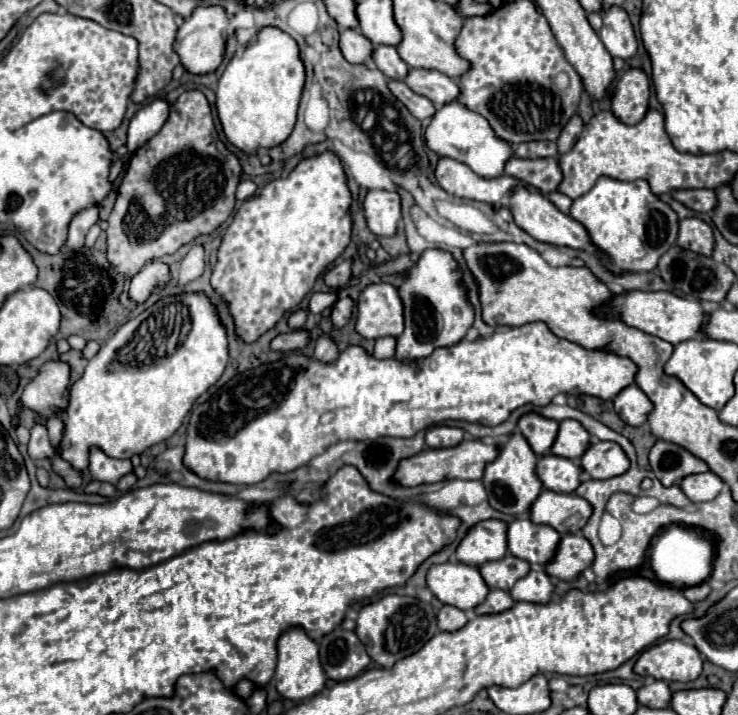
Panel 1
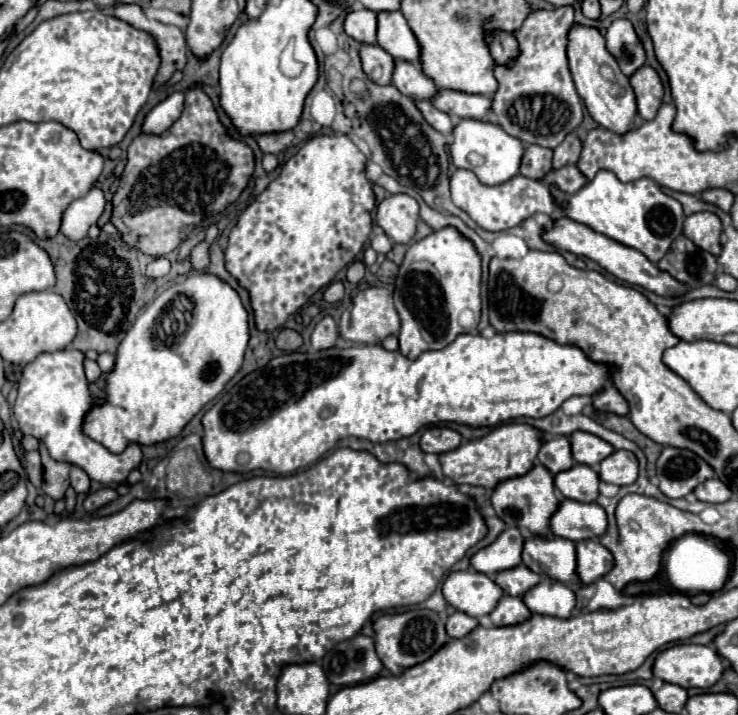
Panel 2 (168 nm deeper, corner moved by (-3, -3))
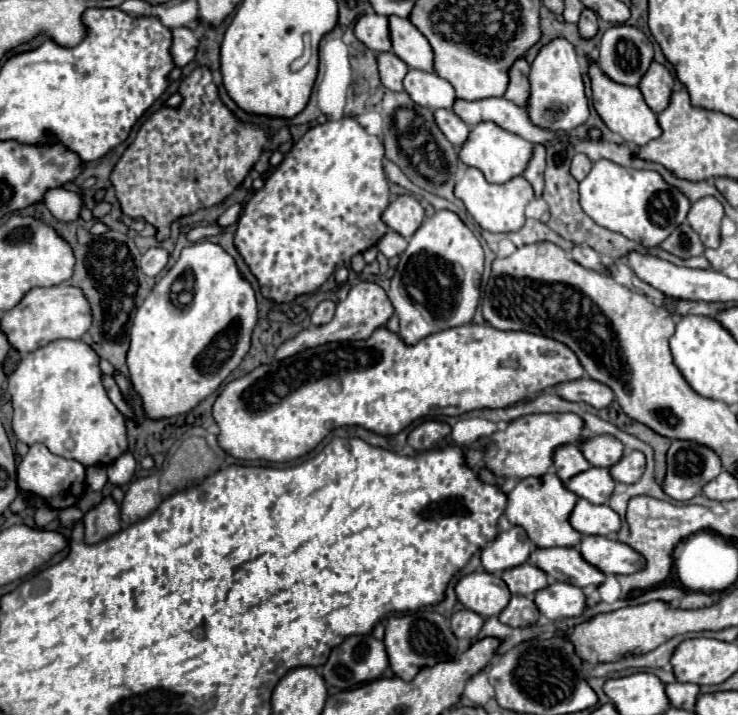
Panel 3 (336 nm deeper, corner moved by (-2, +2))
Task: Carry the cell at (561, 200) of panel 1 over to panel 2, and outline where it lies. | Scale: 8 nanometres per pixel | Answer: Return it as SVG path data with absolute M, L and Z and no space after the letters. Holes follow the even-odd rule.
M458 169L450 179L450 189L452 189L454 205L466 211L486 231L506 231L506 229L520 225L524 219L532 217L534 213L556 211L556 203L552 203L552 195L548 187L524 175L516 175L502 185L488 187L488 185L482 185L472 171Z

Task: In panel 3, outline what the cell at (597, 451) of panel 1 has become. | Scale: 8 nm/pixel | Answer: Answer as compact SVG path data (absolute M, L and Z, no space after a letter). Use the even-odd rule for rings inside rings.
M631 450L627 454L623 454L623 458L609 468L611 478L615 478L615 482L623 482L623 484L633 484L641 478L645 470L645 458L641 452Z

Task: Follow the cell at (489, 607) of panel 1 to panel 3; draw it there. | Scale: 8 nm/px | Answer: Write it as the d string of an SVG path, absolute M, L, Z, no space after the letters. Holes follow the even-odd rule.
M511 596L509 604L501 610L501 614L497 618L499 618L499 622L503 622L511 628L527 628L539 620L539 610L531 598Z

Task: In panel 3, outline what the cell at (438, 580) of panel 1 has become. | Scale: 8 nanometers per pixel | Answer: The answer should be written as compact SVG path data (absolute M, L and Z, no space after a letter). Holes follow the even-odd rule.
M485 570L463 576L455 584L455 594L465 608L481 616L497 616L511 598L509 588L499 574L489 574Z

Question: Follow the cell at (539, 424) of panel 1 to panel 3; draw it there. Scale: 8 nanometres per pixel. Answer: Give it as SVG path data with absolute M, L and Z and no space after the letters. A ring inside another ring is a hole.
M575 444L559 446L553 452L553 470L559 474L563 482L567 482L571 476L587 470L591 464L585 460L581 450Z

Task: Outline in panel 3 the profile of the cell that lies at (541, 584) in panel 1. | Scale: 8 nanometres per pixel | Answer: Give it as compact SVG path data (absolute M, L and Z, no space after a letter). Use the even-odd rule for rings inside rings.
M553 582L551 586L547 586L547 590L539 590L533 600L539 612L549 620L581 616L585 608L583 590L567 582Z

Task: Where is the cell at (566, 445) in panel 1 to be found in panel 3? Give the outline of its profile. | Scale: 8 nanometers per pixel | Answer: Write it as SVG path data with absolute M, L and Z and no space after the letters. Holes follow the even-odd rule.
M589 436L583 442L579 442L579 450L589 460L591 466L613 466L625 452L625 446L613 438L613 436Z

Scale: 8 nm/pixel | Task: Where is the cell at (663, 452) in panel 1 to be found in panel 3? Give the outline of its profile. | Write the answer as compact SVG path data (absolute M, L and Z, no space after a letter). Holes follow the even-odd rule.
M673 440L667 452L667 474L663 492L673 500L685 502L701 494L703 486L721 472L719 456L697 442Z

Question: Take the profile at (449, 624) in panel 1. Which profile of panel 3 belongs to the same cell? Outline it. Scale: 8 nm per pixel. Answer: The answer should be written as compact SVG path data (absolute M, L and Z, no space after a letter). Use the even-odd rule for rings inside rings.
M463 608L463 610L459 610L459 612L455 612L455 614L451 616L451 630L453 630L453 634L455 634L457 638L467 638L467 640L471 640L471 638L475 638L475 636L479 634L483 622L485 622L485 620L483 620L479 614Z

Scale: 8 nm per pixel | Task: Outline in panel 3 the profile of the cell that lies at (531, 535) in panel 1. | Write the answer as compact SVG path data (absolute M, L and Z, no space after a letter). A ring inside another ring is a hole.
M555 546L551 550L535 548L529 560L533 562L533 566L539 566L547 576L559 582L569 582L579 588L599 586L605 580L605 574L587 564L575 546Z

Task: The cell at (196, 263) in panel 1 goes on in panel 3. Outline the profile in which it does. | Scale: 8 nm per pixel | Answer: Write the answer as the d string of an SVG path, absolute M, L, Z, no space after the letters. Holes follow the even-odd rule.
M235 204L235 206L229 206L229 208L227 208L227 210L225 210L225 212L219 216L217 224L219 224L219 226L229 226L229 224L237 222L239 214L241 214L241 206L239 206L239 204Z

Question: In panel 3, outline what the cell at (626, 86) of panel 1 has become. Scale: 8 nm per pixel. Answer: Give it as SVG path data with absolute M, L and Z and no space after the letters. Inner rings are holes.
M653 62L649 66L649 70L647 70L647 74L639 80L639 90L641 90L647 106L655 114L659 114L659 112L663 112L667 108L671 88L673 88L673 76L659 62Z

